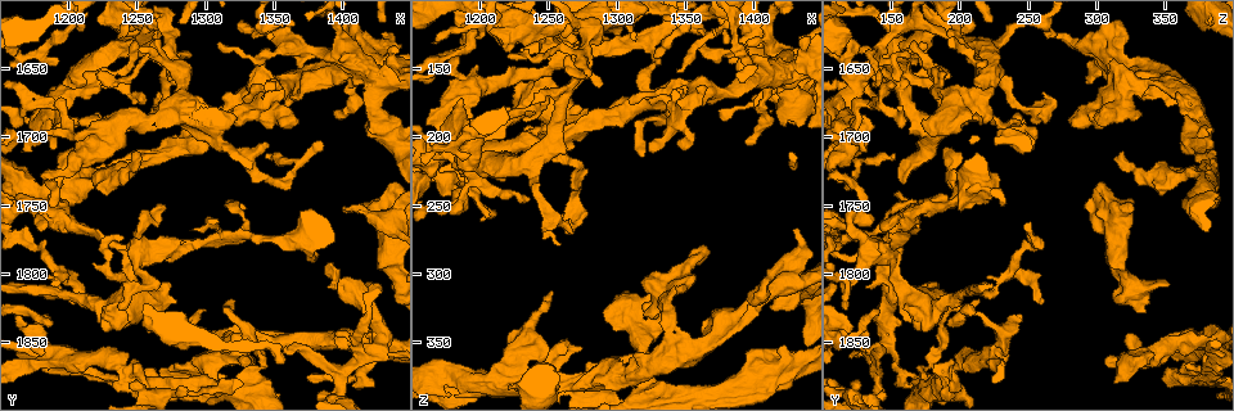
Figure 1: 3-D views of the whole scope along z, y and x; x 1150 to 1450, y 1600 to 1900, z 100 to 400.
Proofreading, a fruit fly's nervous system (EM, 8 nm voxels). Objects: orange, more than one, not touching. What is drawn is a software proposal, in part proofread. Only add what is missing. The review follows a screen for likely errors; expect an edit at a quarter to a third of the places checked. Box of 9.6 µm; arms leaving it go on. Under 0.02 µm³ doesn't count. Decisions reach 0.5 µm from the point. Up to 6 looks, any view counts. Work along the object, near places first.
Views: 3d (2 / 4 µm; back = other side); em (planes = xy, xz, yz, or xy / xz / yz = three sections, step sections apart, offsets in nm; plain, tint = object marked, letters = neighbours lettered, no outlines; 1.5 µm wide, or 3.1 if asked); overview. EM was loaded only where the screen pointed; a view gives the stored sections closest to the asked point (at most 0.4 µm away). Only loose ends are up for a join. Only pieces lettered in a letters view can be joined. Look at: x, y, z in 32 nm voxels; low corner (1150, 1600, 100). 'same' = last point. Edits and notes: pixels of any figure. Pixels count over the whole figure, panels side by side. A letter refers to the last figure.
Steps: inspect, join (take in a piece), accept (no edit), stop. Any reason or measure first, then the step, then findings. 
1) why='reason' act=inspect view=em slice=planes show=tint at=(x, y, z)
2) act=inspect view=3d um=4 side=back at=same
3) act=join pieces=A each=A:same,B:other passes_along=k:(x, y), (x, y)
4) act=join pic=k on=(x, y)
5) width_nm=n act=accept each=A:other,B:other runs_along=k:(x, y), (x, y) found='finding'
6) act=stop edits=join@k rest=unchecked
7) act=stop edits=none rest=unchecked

why='stops while still wide' act=inspect view=em slice=planes show=letters at=(1308, 1880, 314)

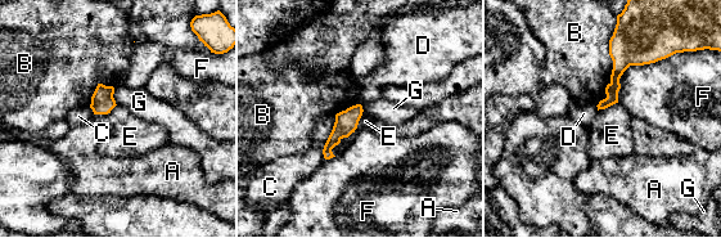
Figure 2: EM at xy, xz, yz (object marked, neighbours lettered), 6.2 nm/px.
longest_contact=F:460nm act=accept each=A:other,B:other,C:other,D:other,E:other,F:other,G:other found='none of them fits'

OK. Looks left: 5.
why='an open end' act=inspect view=3d um=4 at=(1272, 1880, 358)

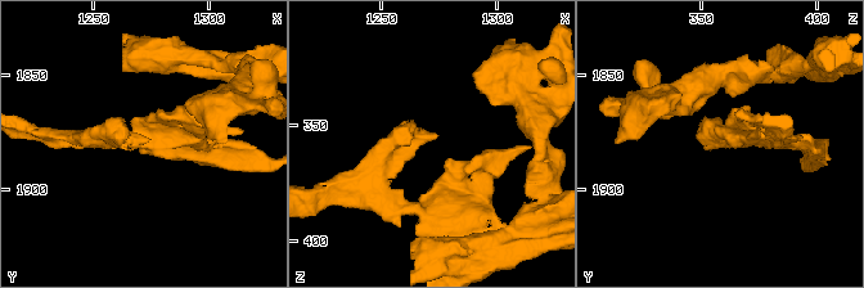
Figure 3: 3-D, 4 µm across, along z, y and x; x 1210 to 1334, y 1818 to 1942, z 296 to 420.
why='shape alone is not enough' act=inspect view=em slice=xy step=4 show=letters at=(1273, 1878, 356)

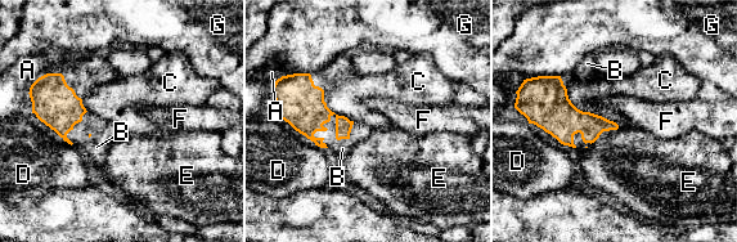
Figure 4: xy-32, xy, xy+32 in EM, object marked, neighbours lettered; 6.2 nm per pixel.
why='another direction' act=inspect view=em slice=xz step=4 show=letters at=same

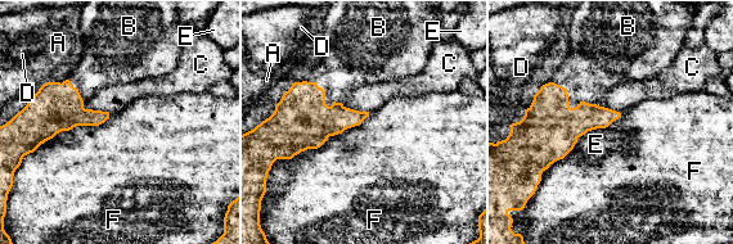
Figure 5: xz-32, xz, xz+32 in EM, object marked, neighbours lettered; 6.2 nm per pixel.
longest_contact=F:650nm act=join pieces=B each=A:other,B:same,C:other,D:other,E:other,F:other passes_along=5:(556, 126), (589, 104), (593, 64) found='the neuron continues'

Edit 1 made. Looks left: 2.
act=stop edits=join@5 rest=unchecked

